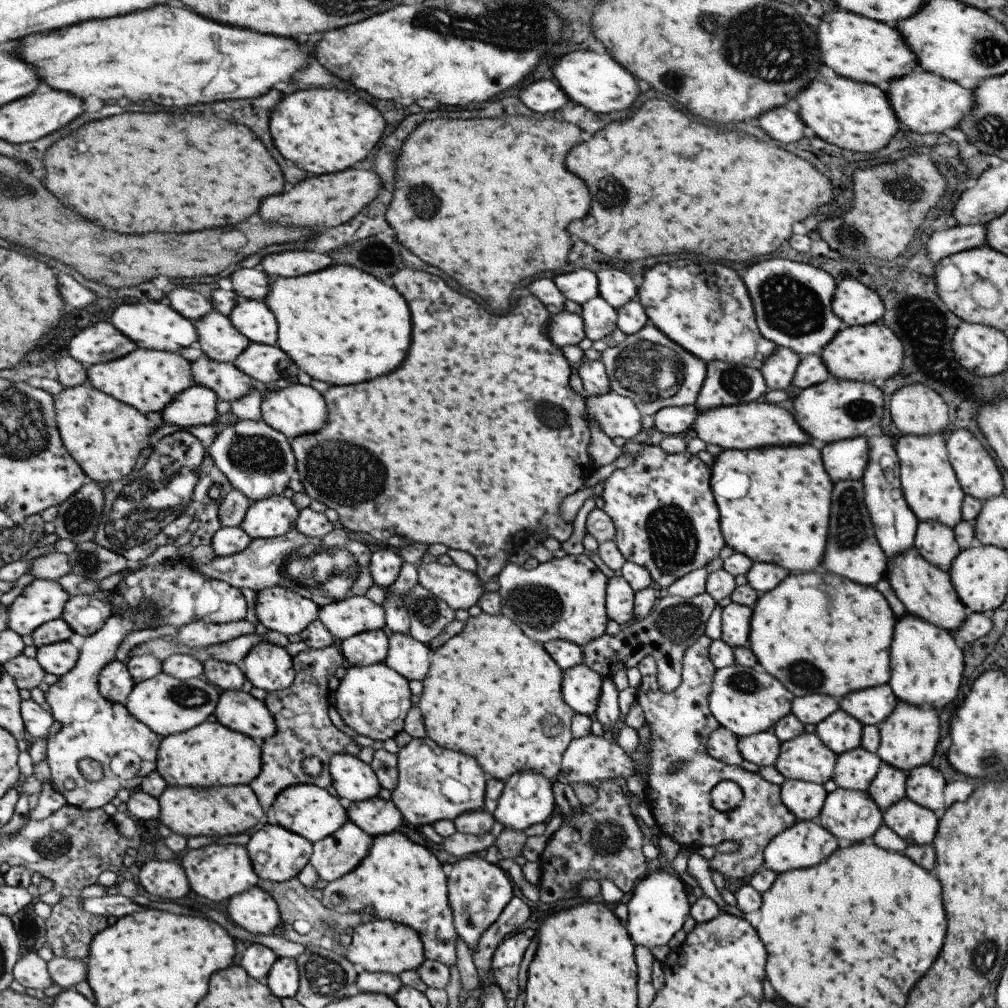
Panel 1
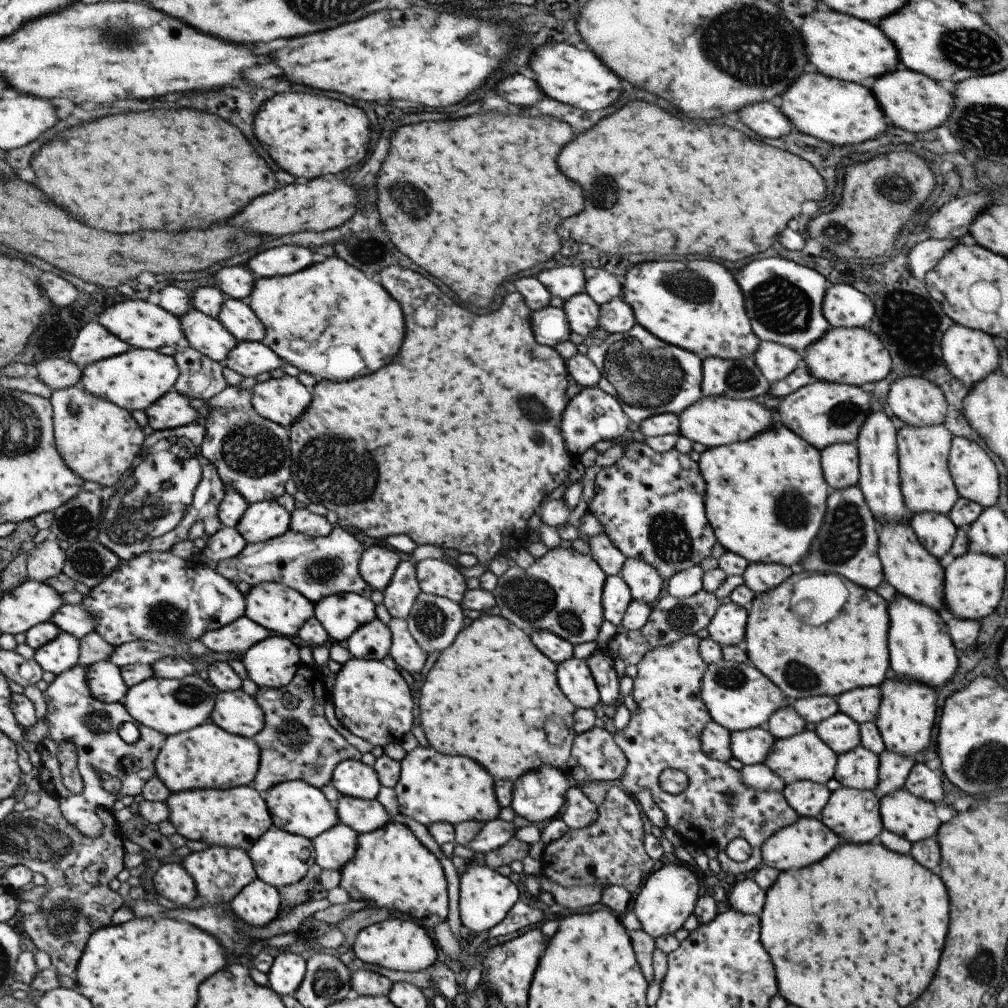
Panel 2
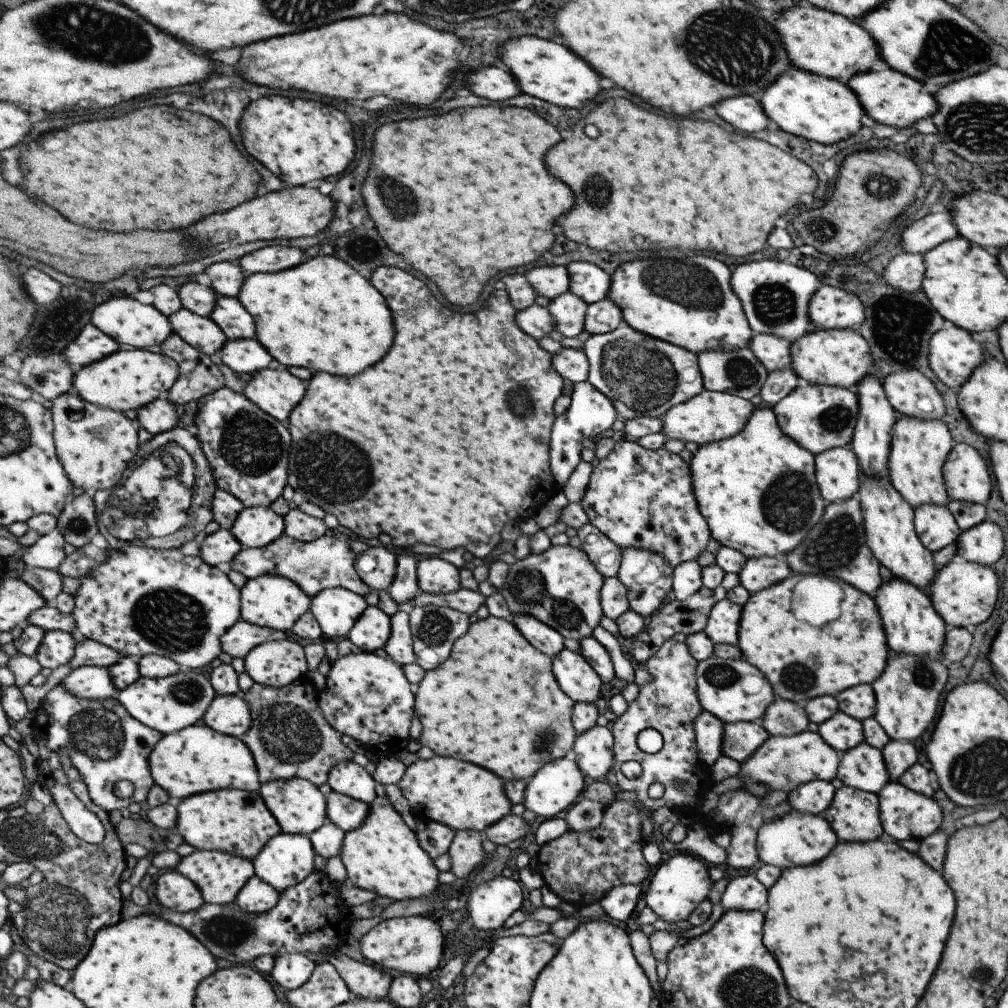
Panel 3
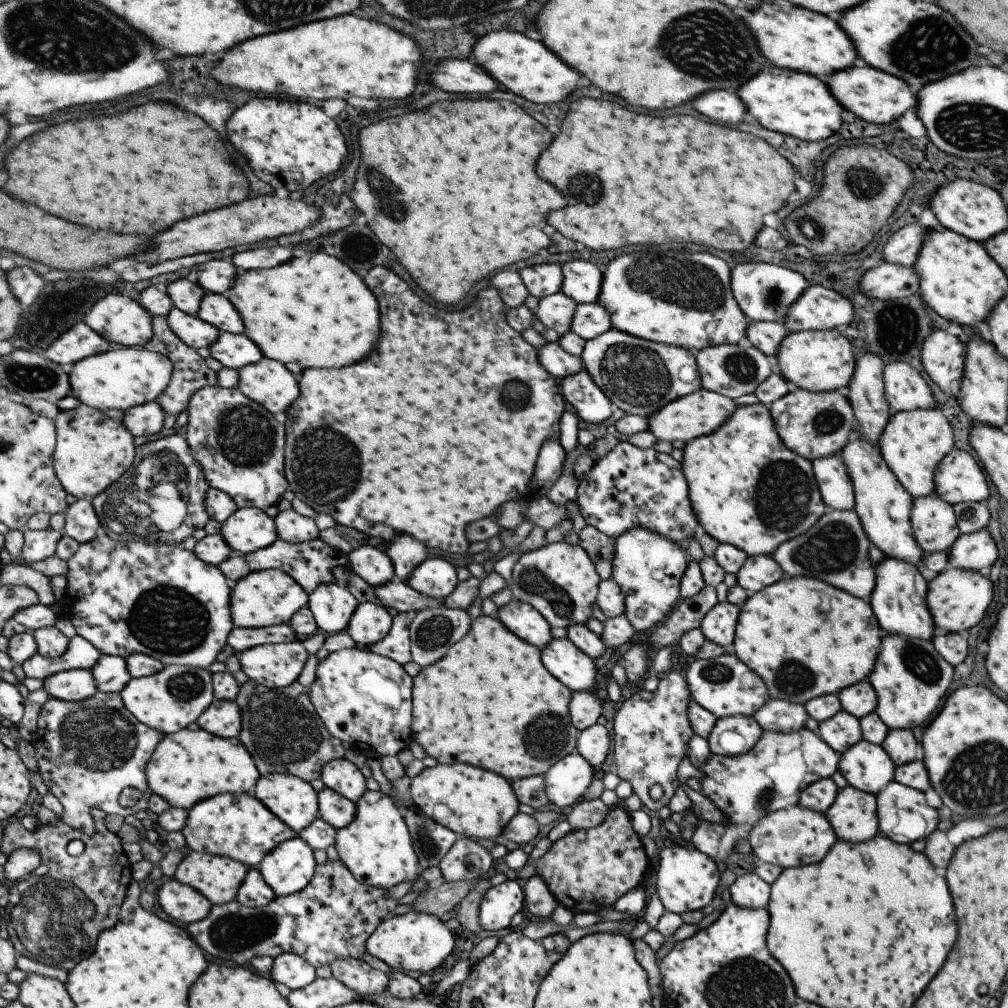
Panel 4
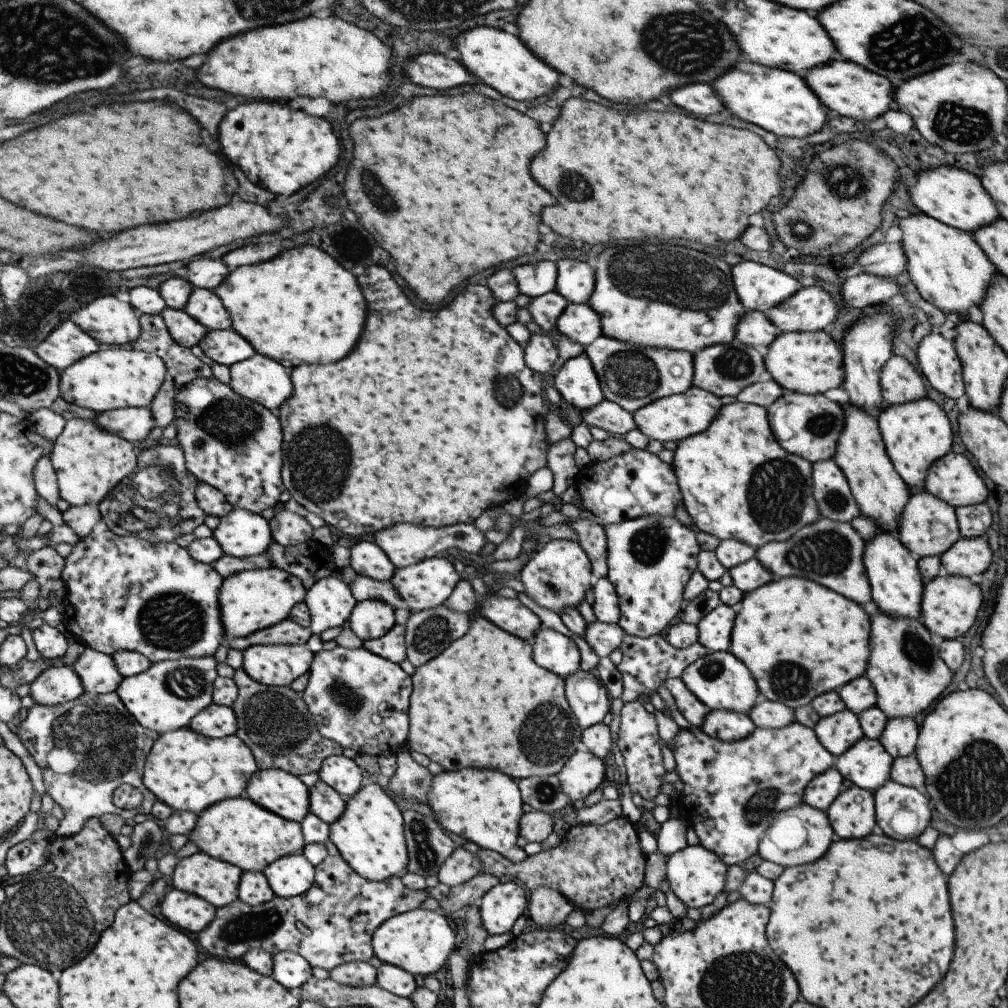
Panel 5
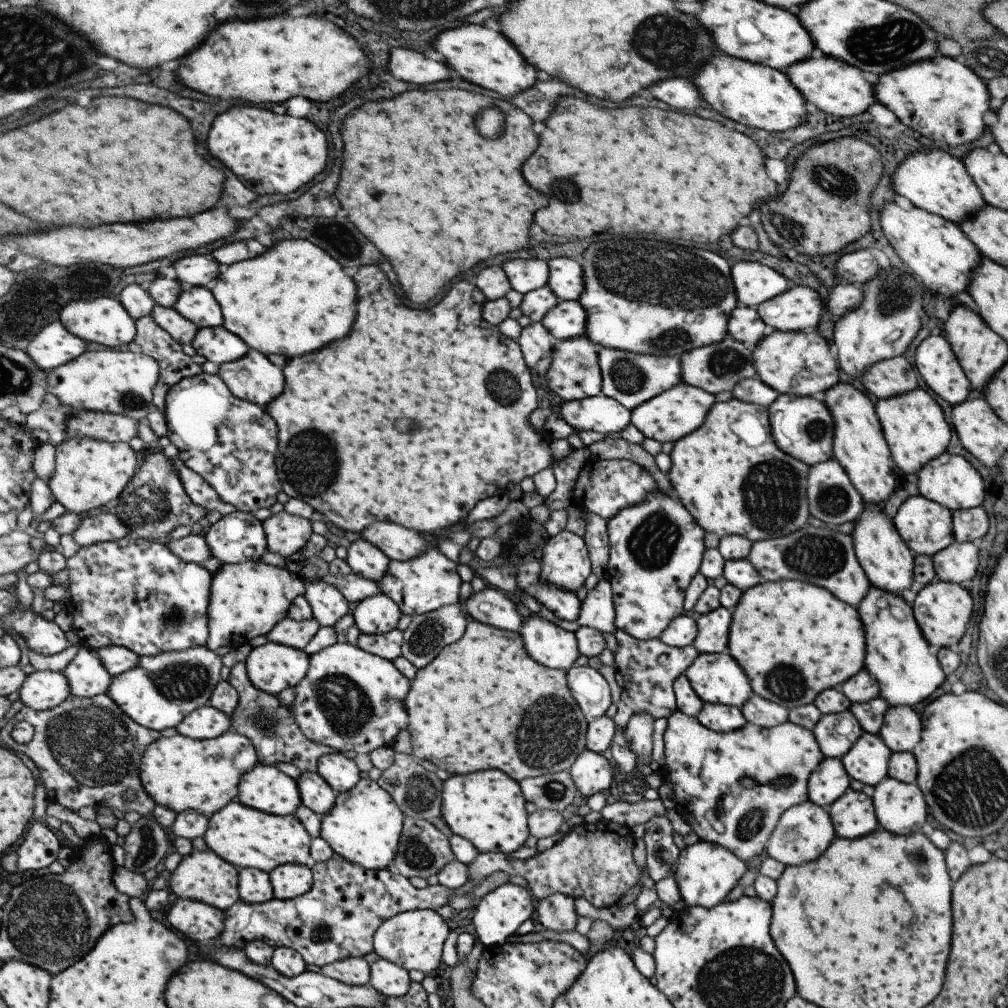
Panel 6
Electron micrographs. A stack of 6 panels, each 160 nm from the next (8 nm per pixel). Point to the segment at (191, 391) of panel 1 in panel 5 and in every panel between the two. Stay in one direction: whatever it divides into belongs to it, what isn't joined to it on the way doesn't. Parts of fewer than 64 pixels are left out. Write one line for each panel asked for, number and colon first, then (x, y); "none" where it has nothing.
2: (173, 410)
3: (158, 417)
4: (144, 420)
5: (134, 423)

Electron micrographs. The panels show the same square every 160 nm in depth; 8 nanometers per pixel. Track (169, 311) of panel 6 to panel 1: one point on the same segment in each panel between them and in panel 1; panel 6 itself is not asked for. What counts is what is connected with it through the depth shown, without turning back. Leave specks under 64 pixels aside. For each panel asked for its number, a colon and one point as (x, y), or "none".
1: (218, 337)
2: (204, 333)
3: (203, 333)
4: (194, 331)
5: (187, 331)

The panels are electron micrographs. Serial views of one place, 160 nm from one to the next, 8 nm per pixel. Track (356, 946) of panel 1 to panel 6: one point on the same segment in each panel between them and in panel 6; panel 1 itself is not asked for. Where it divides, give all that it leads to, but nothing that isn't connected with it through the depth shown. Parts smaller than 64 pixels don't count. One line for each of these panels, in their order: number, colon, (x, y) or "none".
2: (396, 944)
3: (413, 945)
4: (417, 941)
5: (419, 941)
6: (413, 940)

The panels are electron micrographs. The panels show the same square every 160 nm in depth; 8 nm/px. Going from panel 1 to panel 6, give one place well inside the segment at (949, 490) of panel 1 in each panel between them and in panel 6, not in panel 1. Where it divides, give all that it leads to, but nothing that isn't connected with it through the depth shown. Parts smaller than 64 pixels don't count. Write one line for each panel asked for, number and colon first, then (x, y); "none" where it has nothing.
2: (925, 485)
3: (917, 449)
4: (911, 443)
5: (915, 434)
6: (914, 428)

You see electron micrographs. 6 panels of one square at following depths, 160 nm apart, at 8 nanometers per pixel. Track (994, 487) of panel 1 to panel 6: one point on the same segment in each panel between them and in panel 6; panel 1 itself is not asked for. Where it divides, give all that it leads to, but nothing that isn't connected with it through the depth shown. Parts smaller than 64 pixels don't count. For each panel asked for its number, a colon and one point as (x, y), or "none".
2: (974, 476)
3: (966, 477)
4: (958, 478)
5: (951, 478)
6: (949, 480)

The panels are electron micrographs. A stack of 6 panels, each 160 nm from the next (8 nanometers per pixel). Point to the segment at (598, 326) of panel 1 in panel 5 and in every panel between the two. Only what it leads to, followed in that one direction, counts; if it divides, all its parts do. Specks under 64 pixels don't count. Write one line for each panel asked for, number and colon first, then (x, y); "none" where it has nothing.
2: (581, 312)
3: (567, 311)
4: (554, 311)
5: (544, 310)

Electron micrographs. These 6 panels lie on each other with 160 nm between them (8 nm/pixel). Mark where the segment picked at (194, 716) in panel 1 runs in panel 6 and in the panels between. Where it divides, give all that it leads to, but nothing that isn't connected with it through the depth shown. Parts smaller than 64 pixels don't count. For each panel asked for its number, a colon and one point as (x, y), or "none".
2: (170, 706)
3: (169, 704)
4: (174, 698)
5: (166, 697)
6: (160, 692)

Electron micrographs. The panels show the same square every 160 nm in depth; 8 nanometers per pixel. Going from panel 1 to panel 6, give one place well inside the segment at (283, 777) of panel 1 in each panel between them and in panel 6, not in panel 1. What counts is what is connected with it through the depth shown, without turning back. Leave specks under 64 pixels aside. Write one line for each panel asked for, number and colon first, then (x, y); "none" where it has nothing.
2: (298, 743)
3: (289, 736)
4: (282, 729)
5: (276, 722)
6: (262, 717)

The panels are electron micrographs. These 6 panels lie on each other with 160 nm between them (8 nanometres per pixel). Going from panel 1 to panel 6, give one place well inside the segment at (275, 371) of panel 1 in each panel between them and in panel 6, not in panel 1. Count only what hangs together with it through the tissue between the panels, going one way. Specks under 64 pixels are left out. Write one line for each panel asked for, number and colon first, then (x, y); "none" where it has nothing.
2: (250, 358)
3: (244, 356)
4: (235, 351)
5: (228, 347)
6: (219, 345)

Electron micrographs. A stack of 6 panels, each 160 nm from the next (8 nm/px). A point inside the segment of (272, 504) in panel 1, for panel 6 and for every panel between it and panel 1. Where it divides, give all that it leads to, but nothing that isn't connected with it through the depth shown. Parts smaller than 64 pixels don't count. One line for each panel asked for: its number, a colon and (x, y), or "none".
2: (263, 521)
3: (255, 527)
4: (249, 530)
5: (242, 533)
6: (240, 536)

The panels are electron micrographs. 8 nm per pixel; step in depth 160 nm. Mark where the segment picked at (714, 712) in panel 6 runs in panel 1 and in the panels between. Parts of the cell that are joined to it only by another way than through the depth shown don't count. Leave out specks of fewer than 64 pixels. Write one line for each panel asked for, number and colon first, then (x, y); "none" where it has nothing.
1: (762, 748)
2: (750, 746)
3: (739, 739)
4: (731, 735)
5: (727, 726)

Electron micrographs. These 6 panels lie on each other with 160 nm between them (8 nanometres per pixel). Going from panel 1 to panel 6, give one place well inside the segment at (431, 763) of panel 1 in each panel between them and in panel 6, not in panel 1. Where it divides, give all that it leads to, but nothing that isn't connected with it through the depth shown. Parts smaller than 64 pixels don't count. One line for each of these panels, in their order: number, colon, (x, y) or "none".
2: (432, 788)
3: (463, 796)
4: (472, 802)
5: (483, 806)
6: (486, 808)

